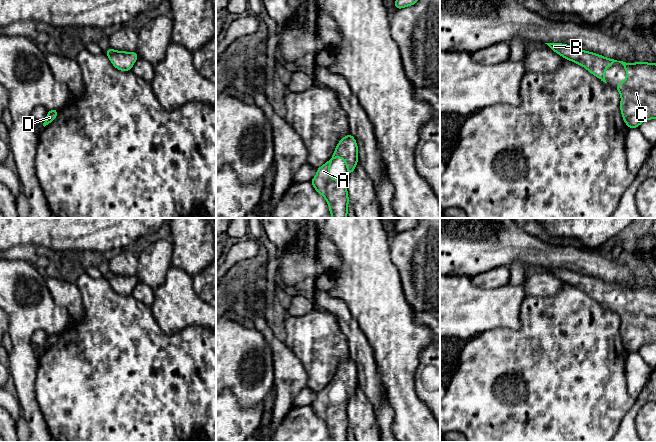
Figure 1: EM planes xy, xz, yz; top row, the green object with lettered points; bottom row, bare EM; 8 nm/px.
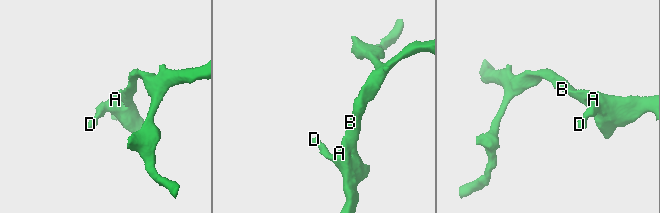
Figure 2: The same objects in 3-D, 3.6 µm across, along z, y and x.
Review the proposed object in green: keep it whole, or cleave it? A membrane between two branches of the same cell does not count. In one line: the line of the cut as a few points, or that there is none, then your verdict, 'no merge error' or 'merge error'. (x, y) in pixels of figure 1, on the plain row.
no cut | no merge error

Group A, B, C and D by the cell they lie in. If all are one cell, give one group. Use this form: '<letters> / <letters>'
A B C D

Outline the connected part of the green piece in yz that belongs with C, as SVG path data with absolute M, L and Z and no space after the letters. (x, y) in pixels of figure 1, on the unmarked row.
M545 267L551 274L564 283L579 288L601 305L605 304L605 293L614 286L621 287L627 297L624 305L615 313L621 318L620 333L628 352L638 352L649 343L656 343L656 287L647 286L626 287L603 281L589 275L584 275L561 267Z

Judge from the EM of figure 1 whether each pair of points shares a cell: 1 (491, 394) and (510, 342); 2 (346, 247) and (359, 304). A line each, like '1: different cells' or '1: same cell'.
1: same cell
2: same cell

